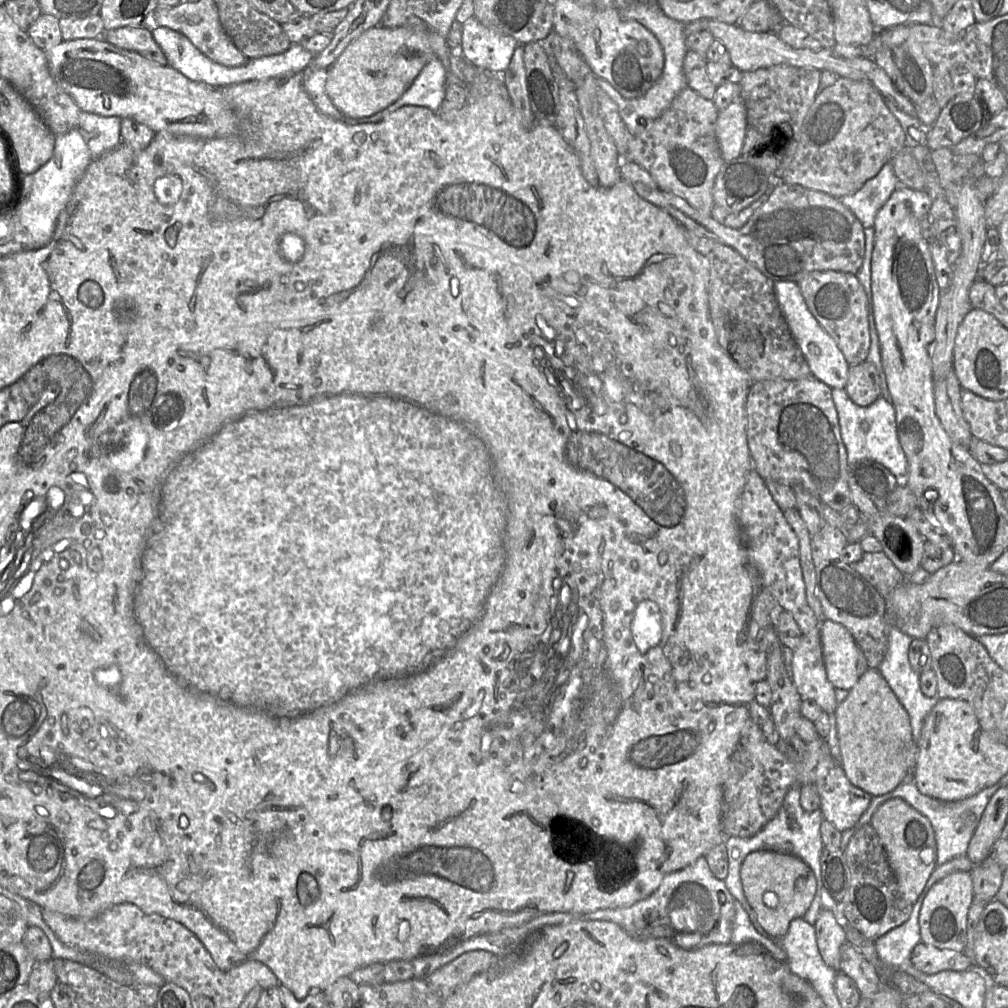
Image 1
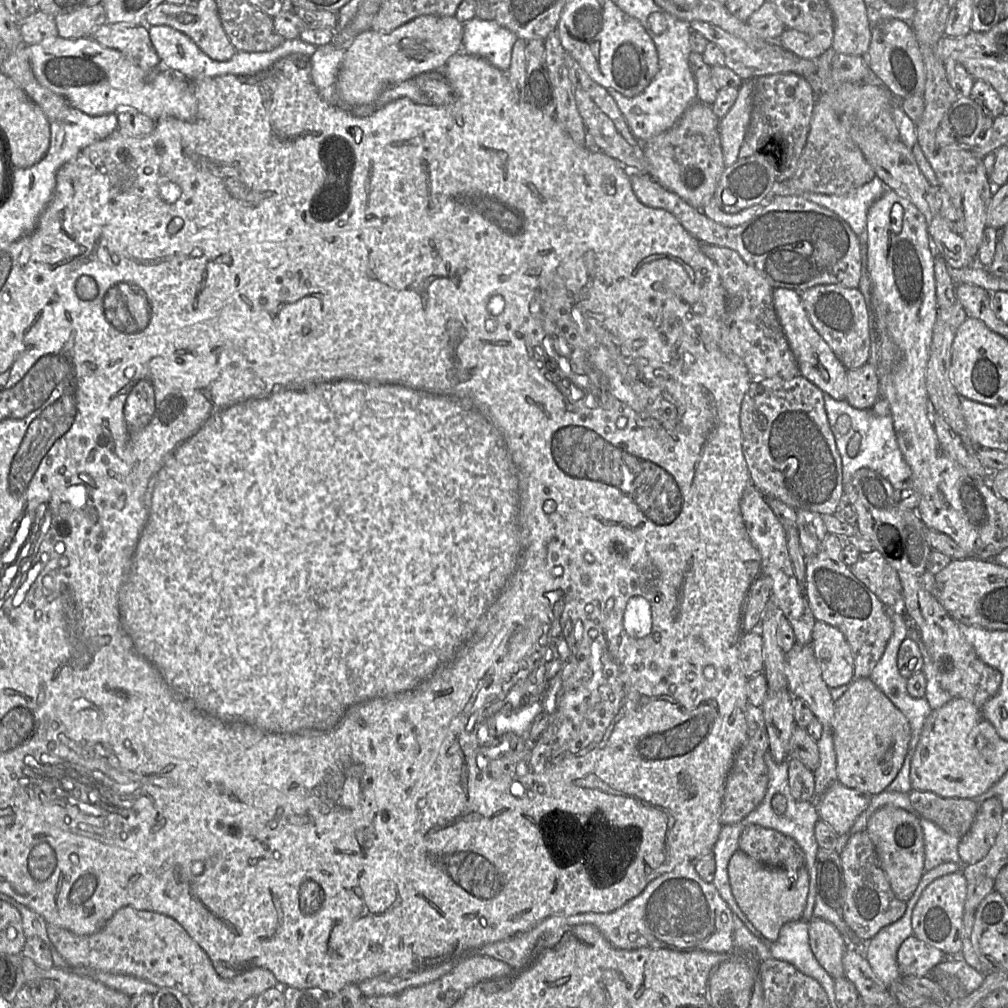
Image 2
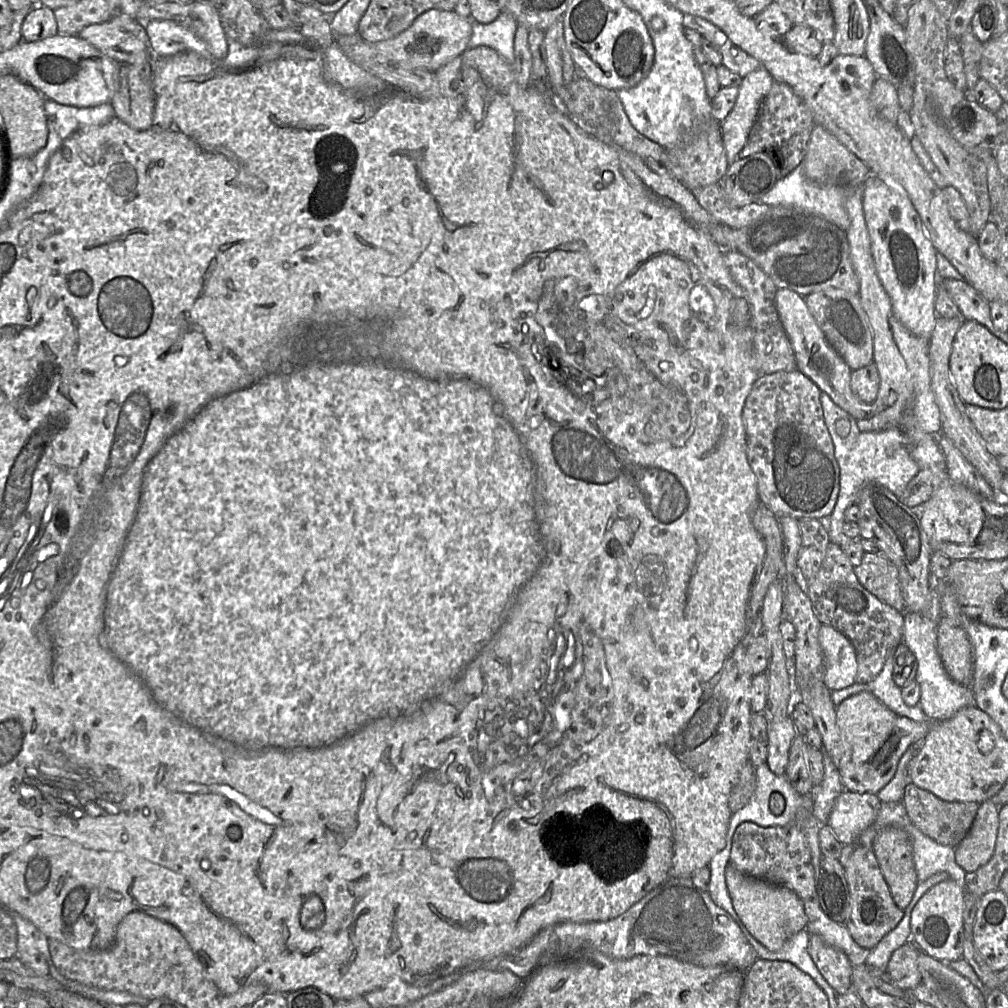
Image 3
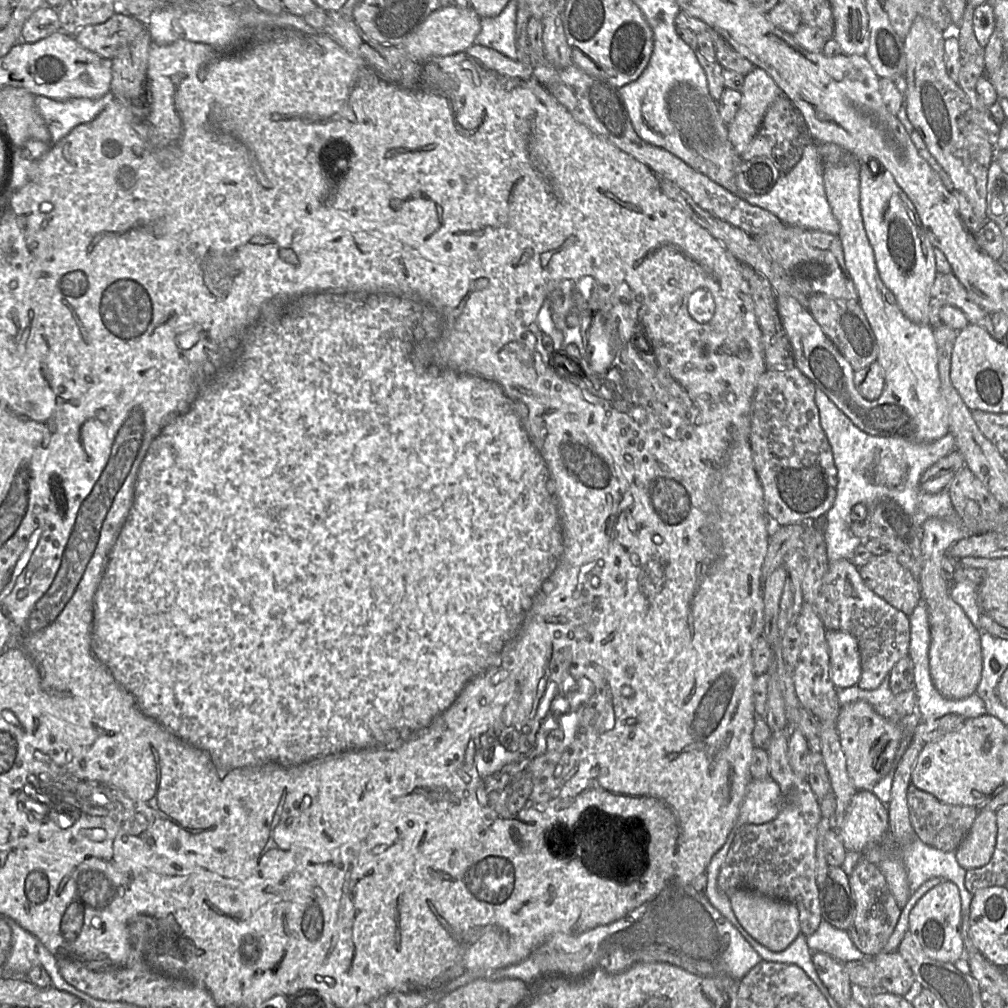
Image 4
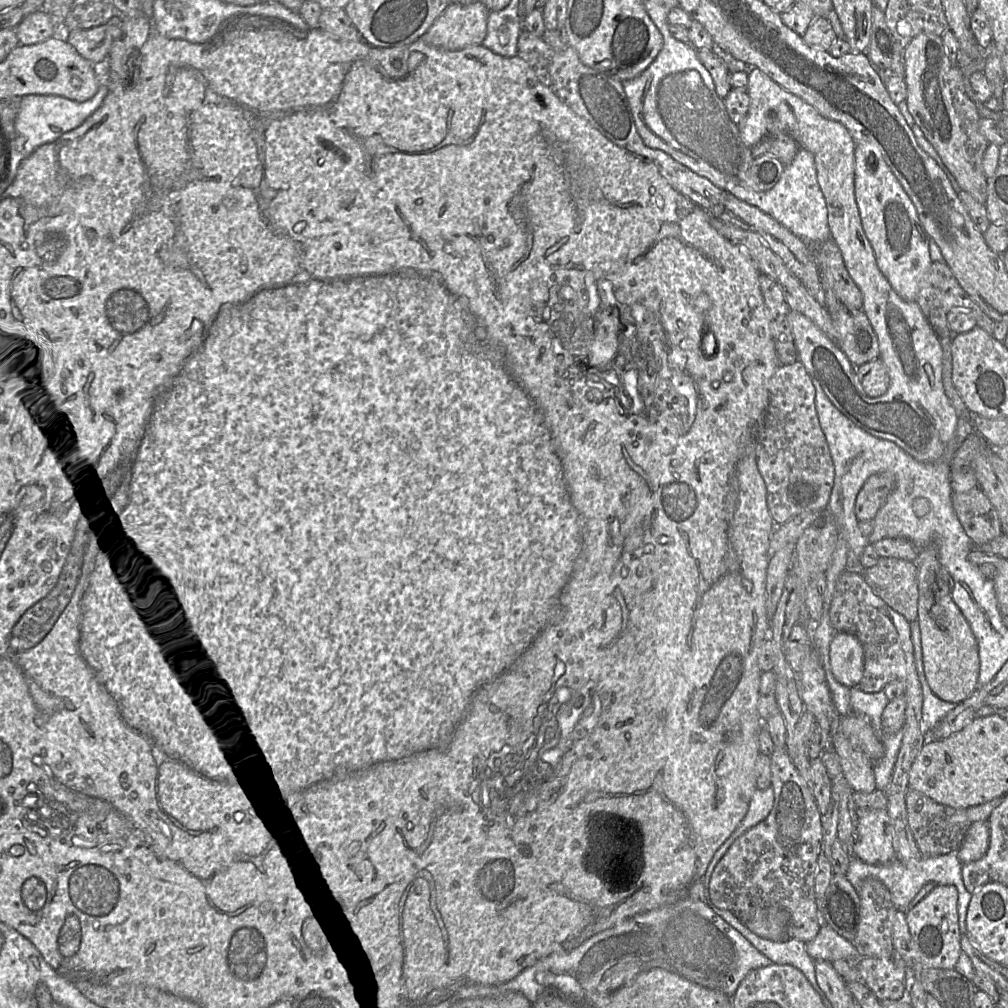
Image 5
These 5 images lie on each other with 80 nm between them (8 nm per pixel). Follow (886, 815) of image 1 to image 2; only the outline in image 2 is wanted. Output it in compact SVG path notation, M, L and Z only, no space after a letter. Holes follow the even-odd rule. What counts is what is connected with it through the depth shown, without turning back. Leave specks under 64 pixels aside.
M886 805L871 816L865 831L874 845L894 895L899 900L908 902L925 872L925 844L920 817L901 808Z

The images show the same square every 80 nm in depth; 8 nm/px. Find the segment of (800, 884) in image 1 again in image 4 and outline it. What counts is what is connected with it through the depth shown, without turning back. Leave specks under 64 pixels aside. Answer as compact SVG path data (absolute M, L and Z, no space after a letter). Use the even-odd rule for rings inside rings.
M749 889L736 890L730 895L730 901L742 927L771 951L783 951L800 934L799 911L791 902L770 898Z

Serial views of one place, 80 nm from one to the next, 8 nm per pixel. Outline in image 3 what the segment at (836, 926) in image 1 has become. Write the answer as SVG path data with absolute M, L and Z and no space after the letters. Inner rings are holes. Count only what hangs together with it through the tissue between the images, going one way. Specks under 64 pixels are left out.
M812 934L809 938L808 952L821 975L837 994L853 990L853 966L843 951L826 944L821 937Z

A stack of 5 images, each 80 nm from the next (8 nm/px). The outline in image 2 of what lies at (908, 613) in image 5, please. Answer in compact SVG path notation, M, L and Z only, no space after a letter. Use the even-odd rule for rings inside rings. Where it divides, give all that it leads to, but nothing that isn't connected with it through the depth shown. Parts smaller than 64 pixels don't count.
M878 550L861 553L852 573L890 610L901 609L903 589L897 571Z

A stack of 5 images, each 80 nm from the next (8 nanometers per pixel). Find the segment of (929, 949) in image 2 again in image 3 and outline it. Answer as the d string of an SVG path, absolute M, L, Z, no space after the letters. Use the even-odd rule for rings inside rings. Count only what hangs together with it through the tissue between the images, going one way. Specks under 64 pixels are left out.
M909 940L892 953L888 962L886 972L904 991L910 992L921 983L921 974L917 966L919 953L920 949Z

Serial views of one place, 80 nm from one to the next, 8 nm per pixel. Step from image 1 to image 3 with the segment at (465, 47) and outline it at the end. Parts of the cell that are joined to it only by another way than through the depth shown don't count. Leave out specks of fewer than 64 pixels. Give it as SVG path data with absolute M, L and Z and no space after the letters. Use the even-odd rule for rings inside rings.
M501 12L497 19L489 24L473 20L468 48L490 47L512 65L515 62L514 38L517 25L515 18L508 12Z

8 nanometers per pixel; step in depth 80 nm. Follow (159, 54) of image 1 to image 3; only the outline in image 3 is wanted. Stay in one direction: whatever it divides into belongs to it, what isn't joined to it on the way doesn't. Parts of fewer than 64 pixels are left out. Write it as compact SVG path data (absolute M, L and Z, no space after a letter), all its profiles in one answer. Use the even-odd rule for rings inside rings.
M128 15L85 27L78 36L121 64L141 64L152 59L145 26Z

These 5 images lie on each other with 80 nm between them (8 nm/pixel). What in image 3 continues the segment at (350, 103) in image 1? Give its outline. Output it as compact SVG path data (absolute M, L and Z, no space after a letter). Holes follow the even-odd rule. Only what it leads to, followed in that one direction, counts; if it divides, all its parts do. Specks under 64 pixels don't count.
M431 9L418 16L409 28L394 38L371 42L370 46L376 50L376 59L381 63L387 63L404 70L425 69L435 72L441 66L460 55L468 48L472 34L472 19L459 16L454 11Z

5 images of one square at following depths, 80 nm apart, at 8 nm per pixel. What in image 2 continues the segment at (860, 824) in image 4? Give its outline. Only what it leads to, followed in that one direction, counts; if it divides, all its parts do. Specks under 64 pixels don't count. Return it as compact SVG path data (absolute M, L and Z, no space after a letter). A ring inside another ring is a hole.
M836 780L815 801L819 819L828 824L838 837L846 834L869 807L871 796Z

